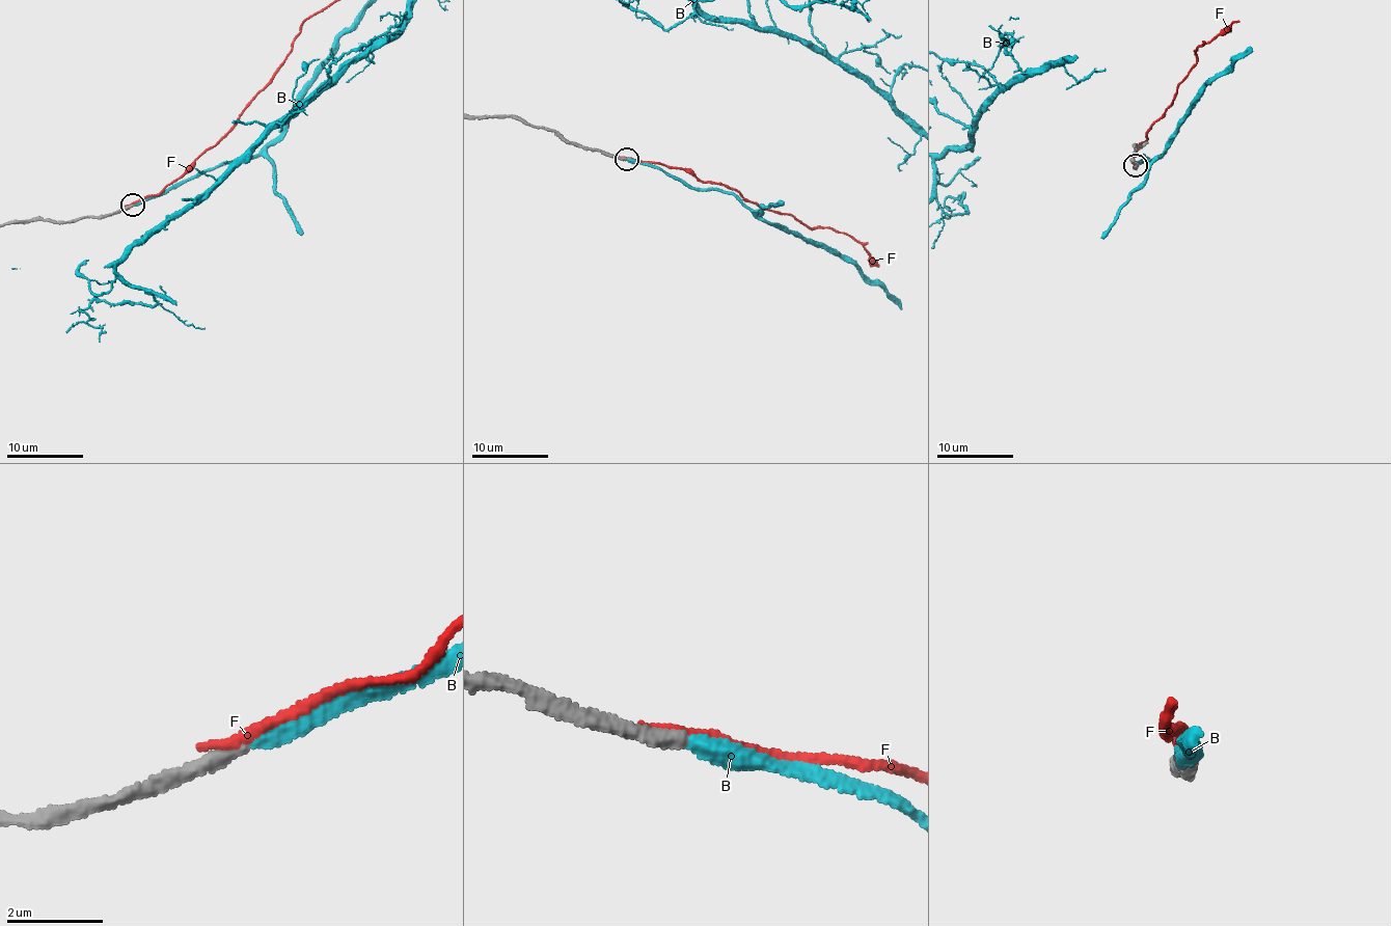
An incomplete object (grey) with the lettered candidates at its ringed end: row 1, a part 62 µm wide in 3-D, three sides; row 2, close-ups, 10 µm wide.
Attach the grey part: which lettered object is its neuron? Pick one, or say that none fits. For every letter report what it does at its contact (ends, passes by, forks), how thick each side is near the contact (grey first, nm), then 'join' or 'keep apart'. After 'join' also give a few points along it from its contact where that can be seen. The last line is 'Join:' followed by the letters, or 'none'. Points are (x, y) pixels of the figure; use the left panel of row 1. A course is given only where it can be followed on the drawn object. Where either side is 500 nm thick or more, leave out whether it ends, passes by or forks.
B: it ends; calibres 320 and 400 nm; join
F: it ends; calibres 360 and 240 nm; keep apart
Join: B

